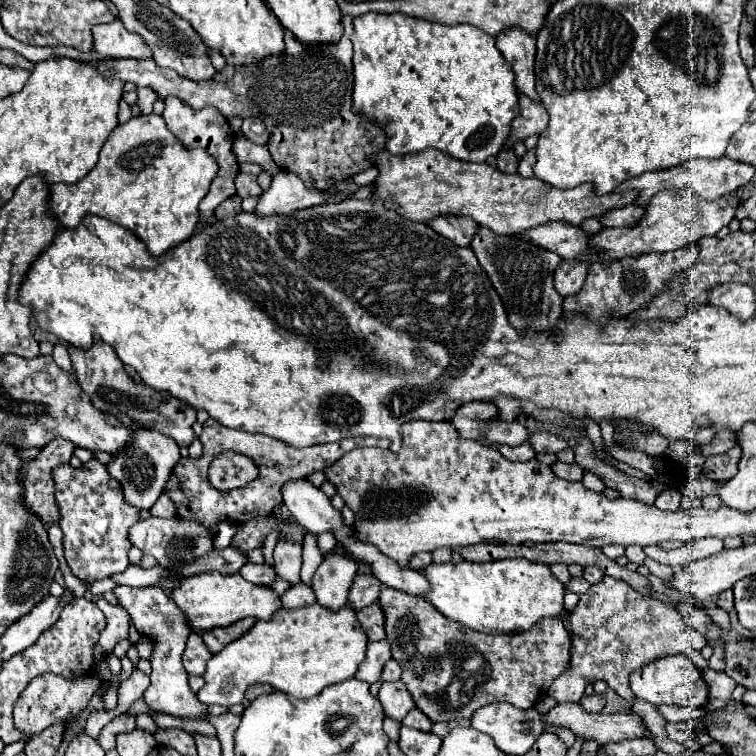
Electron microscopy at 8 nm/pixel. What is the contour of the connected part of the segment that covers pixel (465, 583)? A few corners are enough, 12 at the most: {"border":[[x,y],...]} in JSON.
{"border":[[432,562],[426,598],[486,634],[564,608],[550,568]]}

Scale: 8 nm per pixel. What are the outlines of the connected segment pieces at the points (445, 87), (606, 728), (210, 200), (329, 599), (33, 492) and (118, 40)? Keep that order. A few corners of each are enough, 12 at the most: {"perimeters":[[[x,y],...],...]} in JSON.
{"perimeters":[[[354,18],[354,110],[392,154],[484,162],[520,114],[470,24]],[[558,704],[546,722],[568,726],[586,740],[616,742],[650,736],[644,718],[588,714]],[[166,98],[162,116],[184,148],[202,146],[218,174],[198,222],[236,194],[236,134],[220,110],[194,110]],[[324,556],[312,588],[336,612],[346,604],[356,562]],[[54,438],[20,468],[24,506],[48,530],[60,522],[52,470],[74,444]],[[120,20],[92,28],[94,50],[114,60],[150,58]]]}

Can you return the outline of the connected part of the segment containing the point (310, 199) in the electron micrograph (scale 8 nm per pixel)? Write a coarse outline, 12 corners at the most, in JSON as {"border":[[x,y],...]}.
{"border":[[282,170],[260,196],[256,216],[288,216],[324,204],[326,192],[308,190]]}

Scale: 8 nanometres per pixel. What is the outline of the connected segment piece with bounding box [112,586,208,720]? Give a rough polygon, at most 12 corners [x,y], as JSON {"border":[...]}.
{"border":[[116,586],[154,640],[146,704],[206,720],[182,666],[186,618],[158,586]]}

